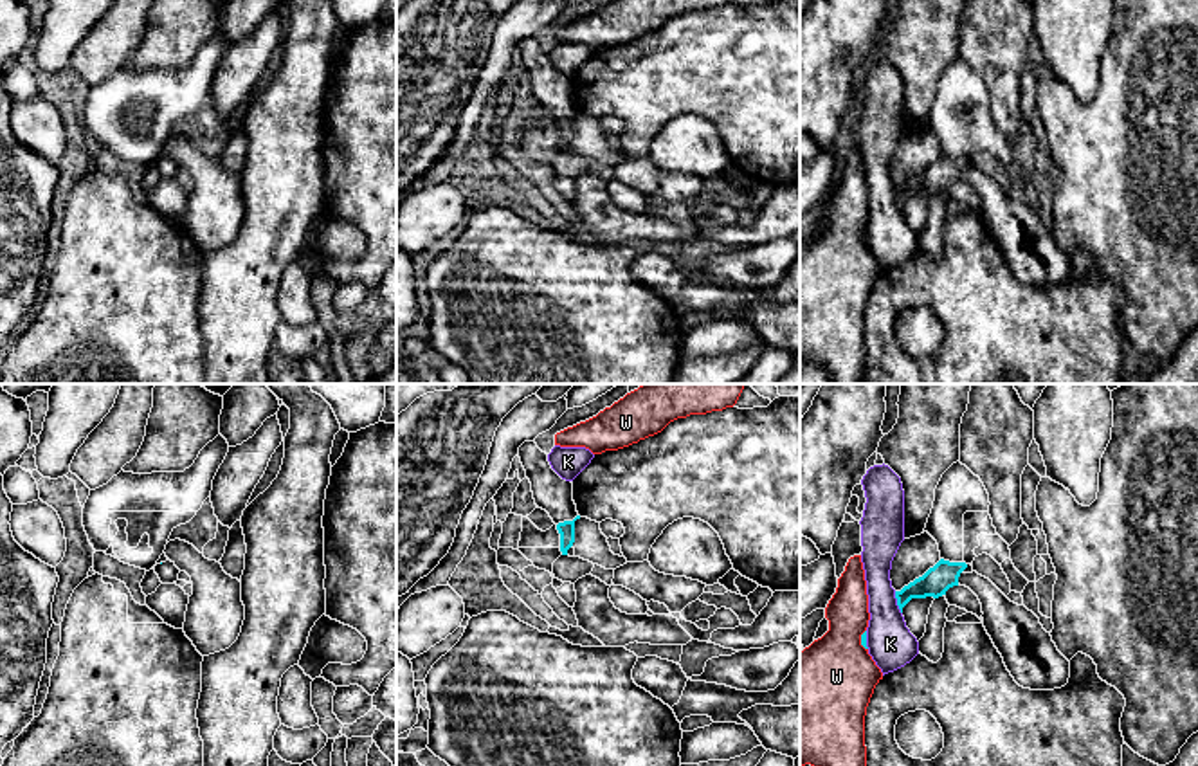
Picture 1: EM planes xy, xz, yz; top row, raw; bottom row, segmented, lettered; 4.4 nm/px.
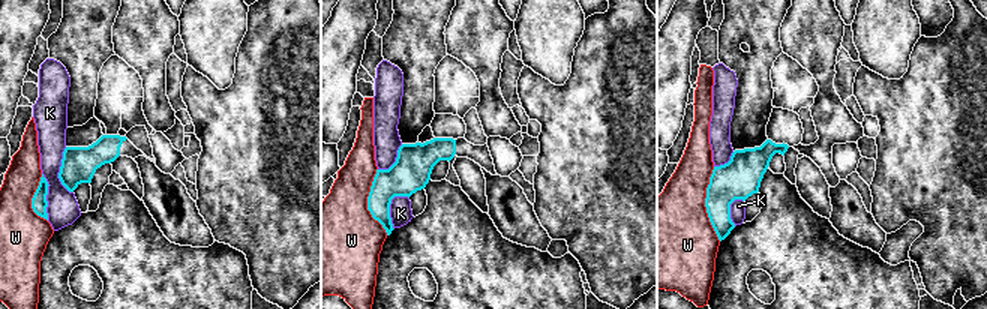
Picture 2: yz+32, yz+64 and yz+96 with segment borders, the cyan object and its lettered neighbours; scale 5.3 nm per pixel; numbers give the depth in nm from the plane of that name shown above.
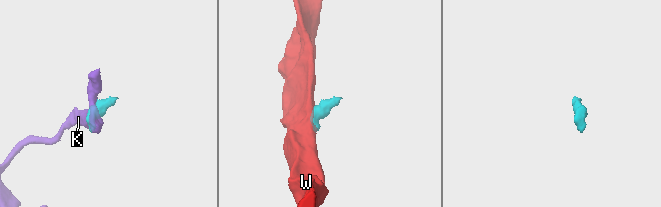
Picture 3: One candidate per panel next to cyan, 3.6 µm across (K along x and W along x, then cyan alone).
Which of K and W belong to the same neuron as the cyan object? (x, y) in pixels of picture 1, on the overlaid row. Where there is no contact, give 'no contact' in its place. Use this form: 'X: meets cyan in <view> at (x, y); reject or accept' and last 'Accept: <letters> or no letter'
K: meets cyan in yz at (898, 602); reject
W: meets cyan in yz at (862, 640); reject
Accept: no letter

